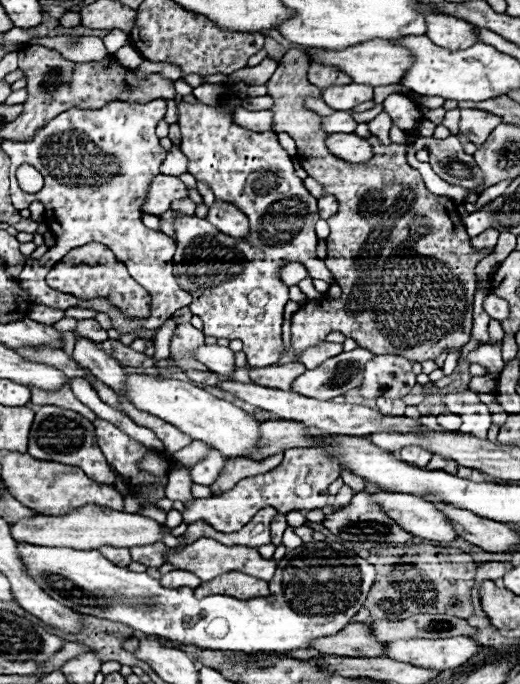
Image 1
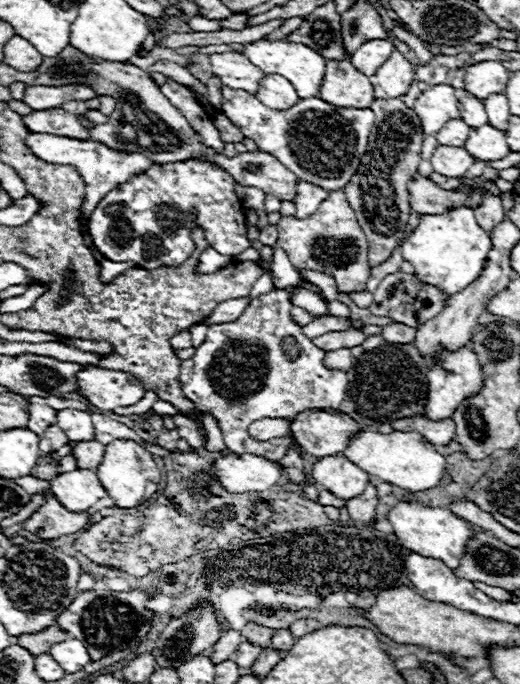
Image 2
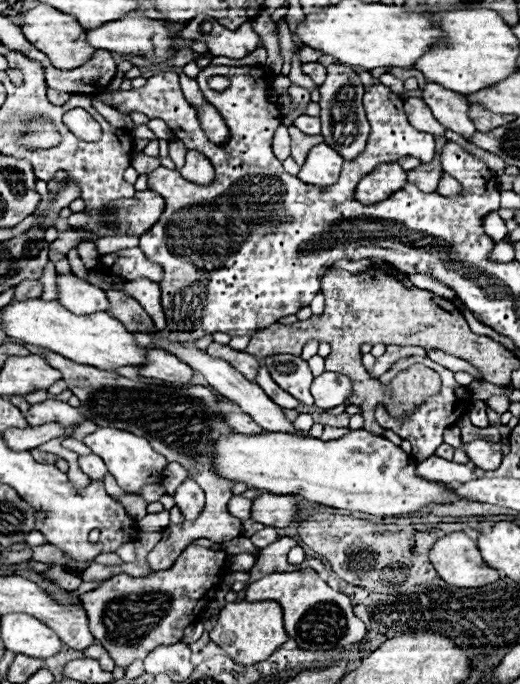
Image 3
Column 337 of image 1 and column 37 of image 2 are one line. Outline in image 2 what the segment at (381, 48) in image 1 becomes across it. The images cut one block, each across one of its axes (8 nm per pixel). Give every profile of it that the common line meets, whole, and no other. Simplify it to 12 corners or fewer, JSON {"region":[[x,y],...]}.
{"region":[[12,36],[4,46],[4,64],[34,72],[42,54],[24,38]]}

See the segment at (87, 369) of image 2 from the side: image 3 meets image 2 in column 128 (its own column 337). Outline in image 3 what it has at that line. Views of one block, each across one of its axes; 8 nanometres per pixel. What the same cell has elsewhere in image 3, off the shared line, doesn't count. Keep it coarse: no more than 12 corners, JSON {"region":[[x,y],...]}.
{"region":[[324,372],[310,390],[316,406],[328,410],[348,400],[352,382]]}

